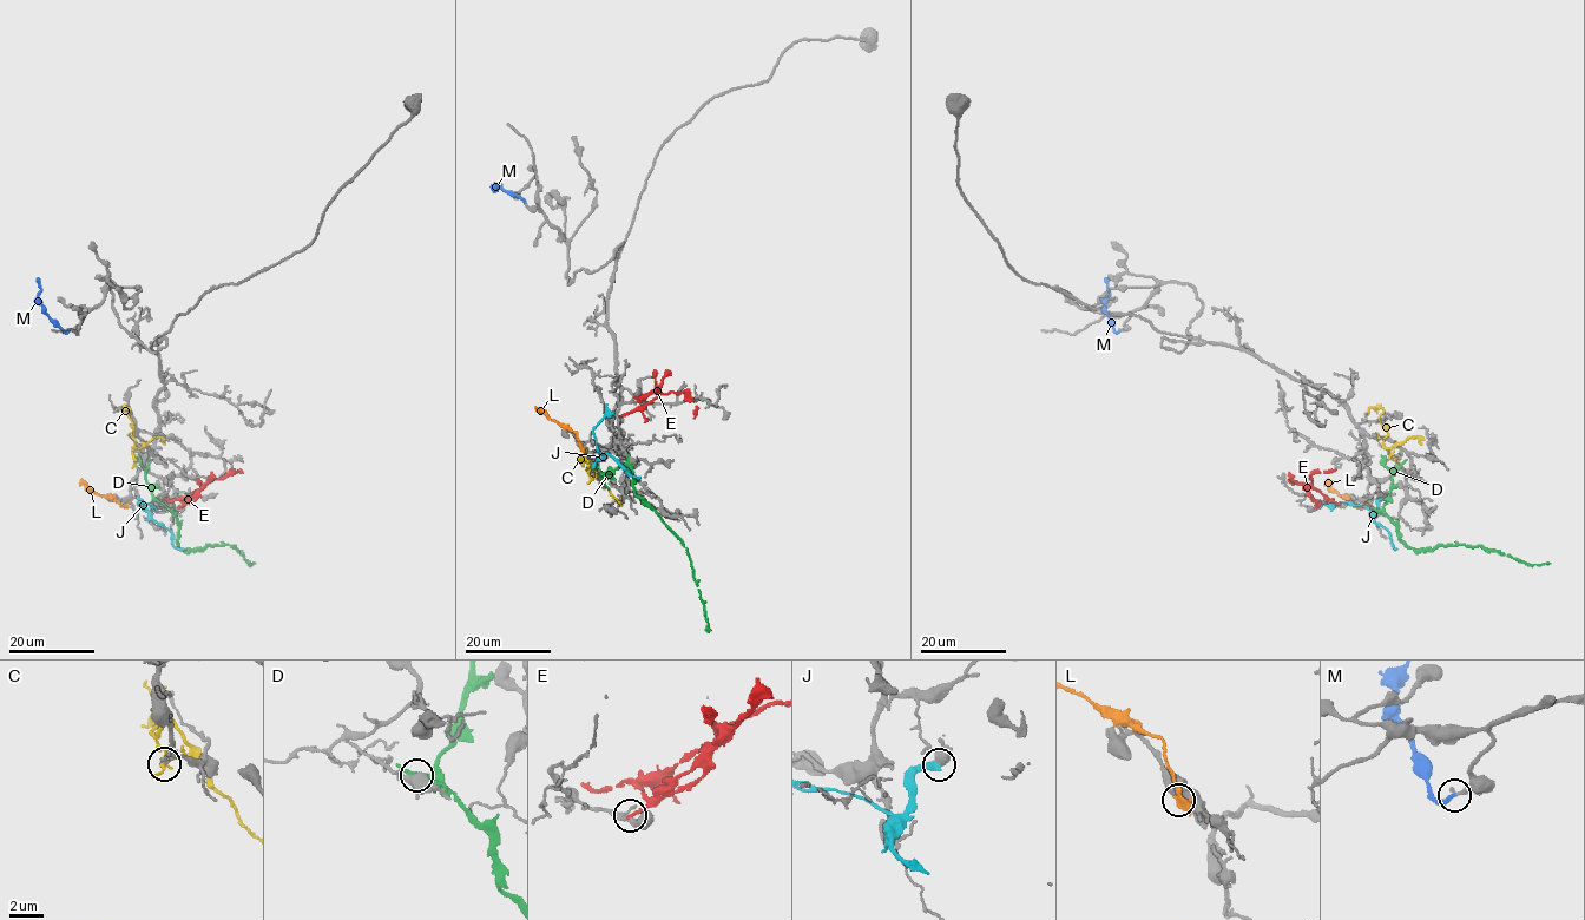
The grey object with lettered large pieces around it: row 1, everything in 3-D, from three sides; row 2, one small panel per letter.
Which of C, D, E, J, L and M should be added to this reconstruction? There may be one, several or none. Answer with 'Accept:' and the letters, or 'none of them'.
Accept: M

